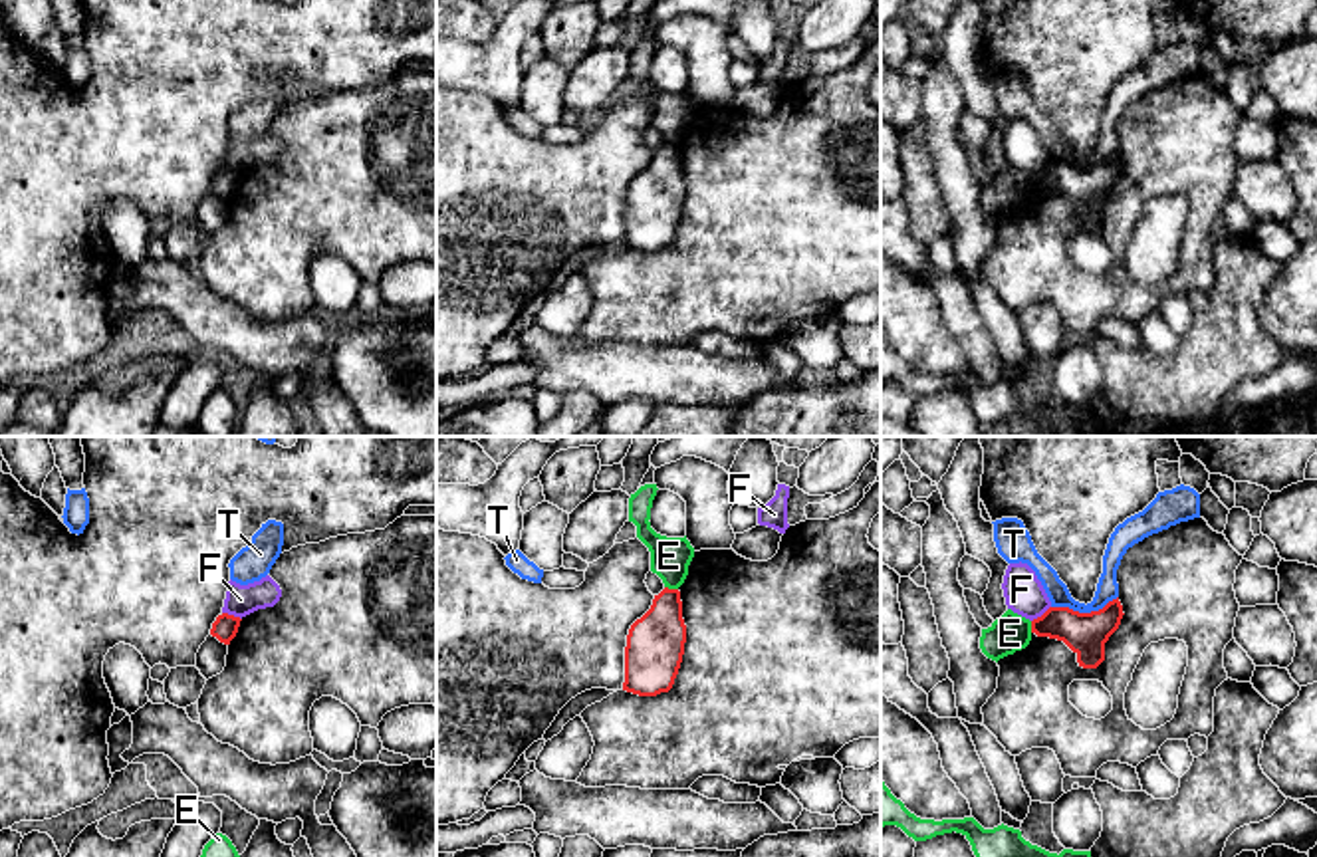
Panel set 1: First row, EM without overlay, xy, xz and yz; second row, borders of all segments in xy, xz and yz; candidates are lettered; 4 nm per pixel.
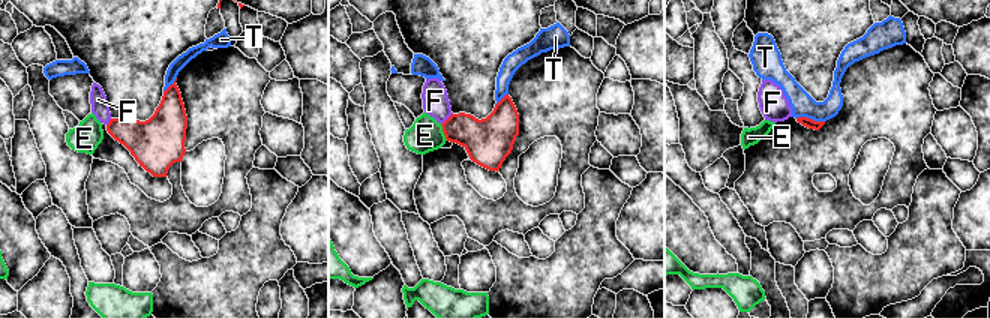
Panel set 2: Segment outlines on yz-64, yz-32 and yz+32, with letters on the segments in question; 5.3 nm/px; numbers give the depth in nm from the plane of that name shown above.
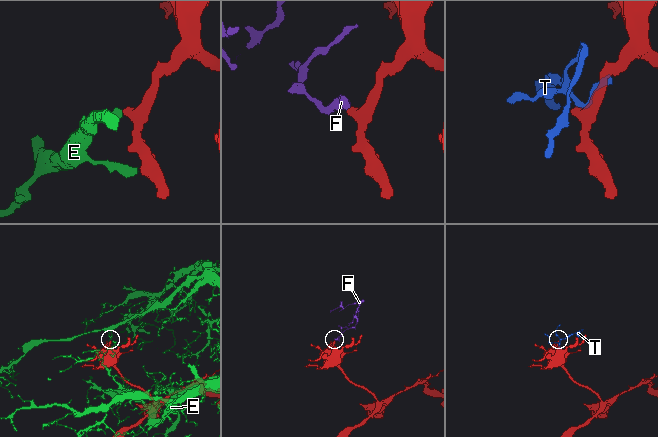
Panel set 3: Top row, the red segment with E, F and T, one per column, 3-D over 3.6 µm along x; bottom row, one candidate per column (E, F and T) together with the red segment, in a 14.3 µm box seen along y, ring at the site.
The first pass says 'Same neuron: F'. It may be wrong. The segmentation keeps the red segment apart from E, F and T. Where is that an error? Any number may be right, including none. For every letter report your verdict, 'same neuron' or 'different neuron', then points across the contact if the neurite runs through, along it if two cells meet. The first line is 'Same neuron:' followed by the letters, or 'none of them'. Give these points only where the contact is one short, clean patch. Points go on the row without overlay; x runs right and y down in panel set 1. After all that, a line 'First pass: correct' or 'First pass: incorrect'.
Same neuron: none of them
E: different neuron
F: different neuron; border along xy (223, 167), (240, 175)
T: different neuron
First pass: incorrect

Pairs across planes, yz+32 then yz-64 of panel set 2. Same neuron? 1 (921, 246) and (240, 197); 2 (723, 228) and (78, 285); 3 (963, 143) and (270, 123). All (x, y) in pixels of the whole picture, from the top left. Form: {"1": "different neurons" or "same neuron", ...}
{"1": "different neurons", "2": "same neuron", "3": "same neuron"}

